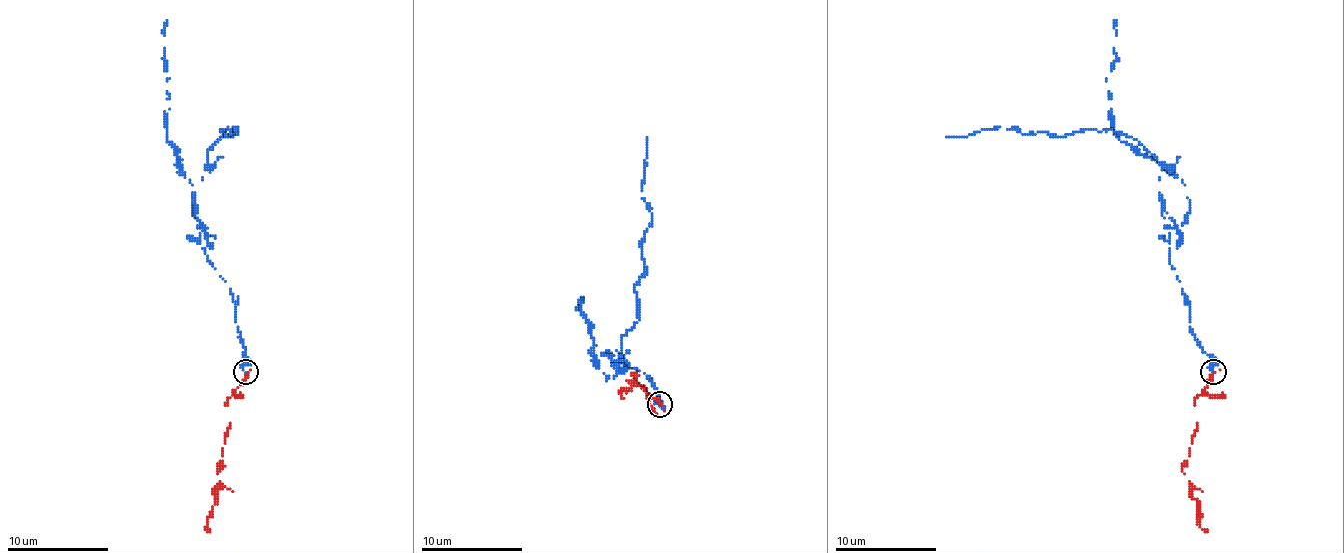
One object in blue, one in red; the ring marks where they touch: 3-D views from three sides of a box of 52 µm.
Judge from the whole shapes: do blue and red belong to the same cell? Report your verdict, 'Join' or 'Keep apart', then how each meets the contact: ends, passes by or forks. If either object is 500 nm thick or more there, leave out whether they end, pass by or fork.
Keep apart. At the ring blue ends. At the ring red ends

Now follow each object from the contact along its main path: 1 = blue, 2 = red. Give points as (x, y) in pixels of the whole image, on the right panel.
1: (1212, 372), (1169, 263), (1174, 223), (1146, 149), (1093, 129), (946, 136)
2: (1215, 372), (1194, 400), (1197, 428), (1182, 469), (1189, 481), (1189, 494), (1197, 501), (1200, 527), (1207, 532)

